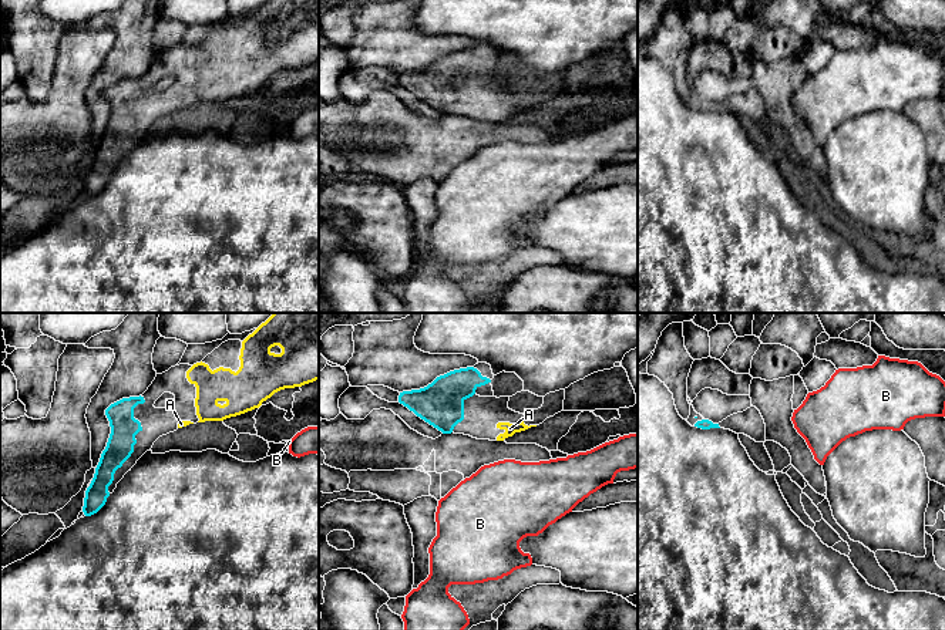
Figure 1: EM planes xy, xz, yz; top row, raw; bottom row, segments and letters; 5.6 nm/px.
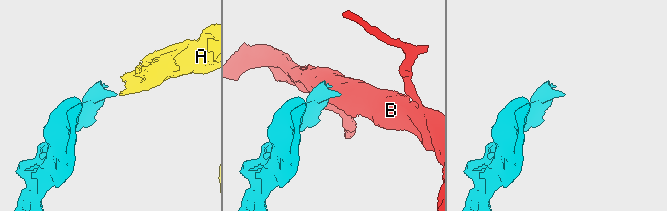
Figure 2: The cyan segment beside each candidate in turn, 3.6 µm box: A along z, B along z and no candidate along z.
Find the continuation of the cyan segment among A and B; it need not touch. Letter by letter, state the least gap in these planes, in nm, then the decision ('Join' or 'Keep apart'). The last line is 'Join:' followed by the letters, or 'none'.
A: Distance 190 nm. Join
B: Distance 260 nm. Keep apart
Join: A

